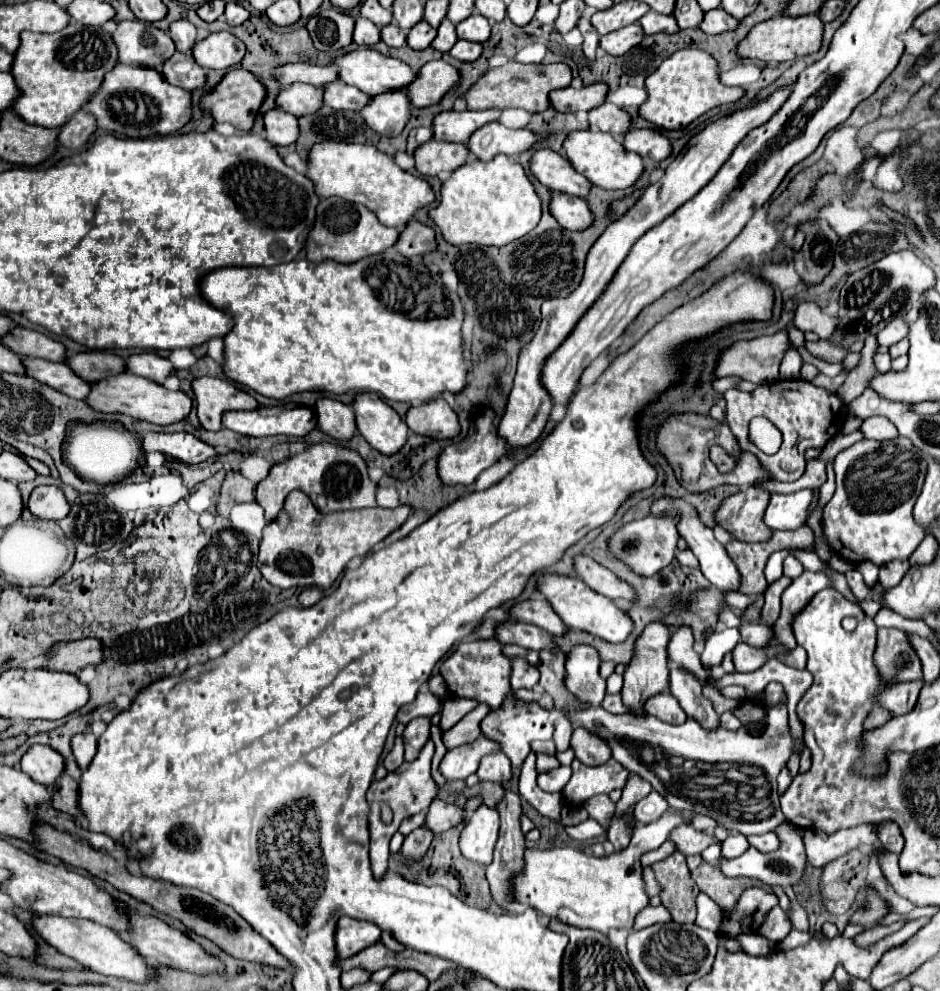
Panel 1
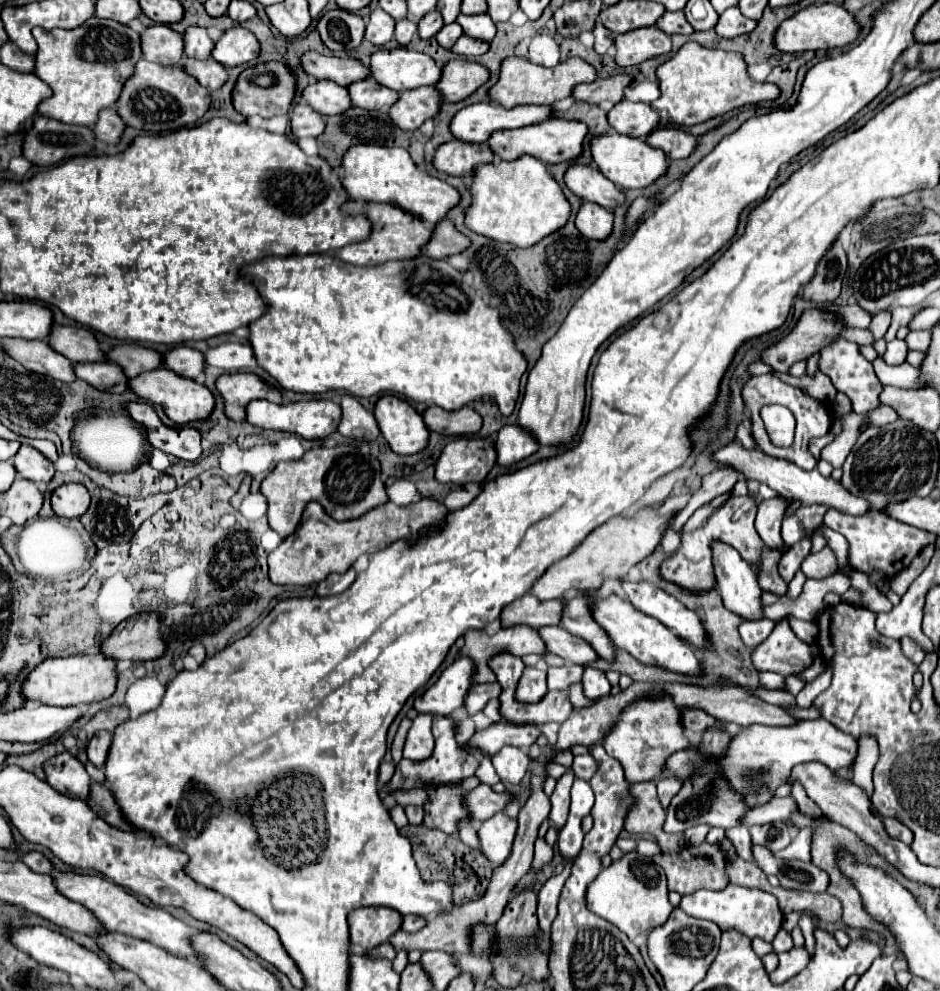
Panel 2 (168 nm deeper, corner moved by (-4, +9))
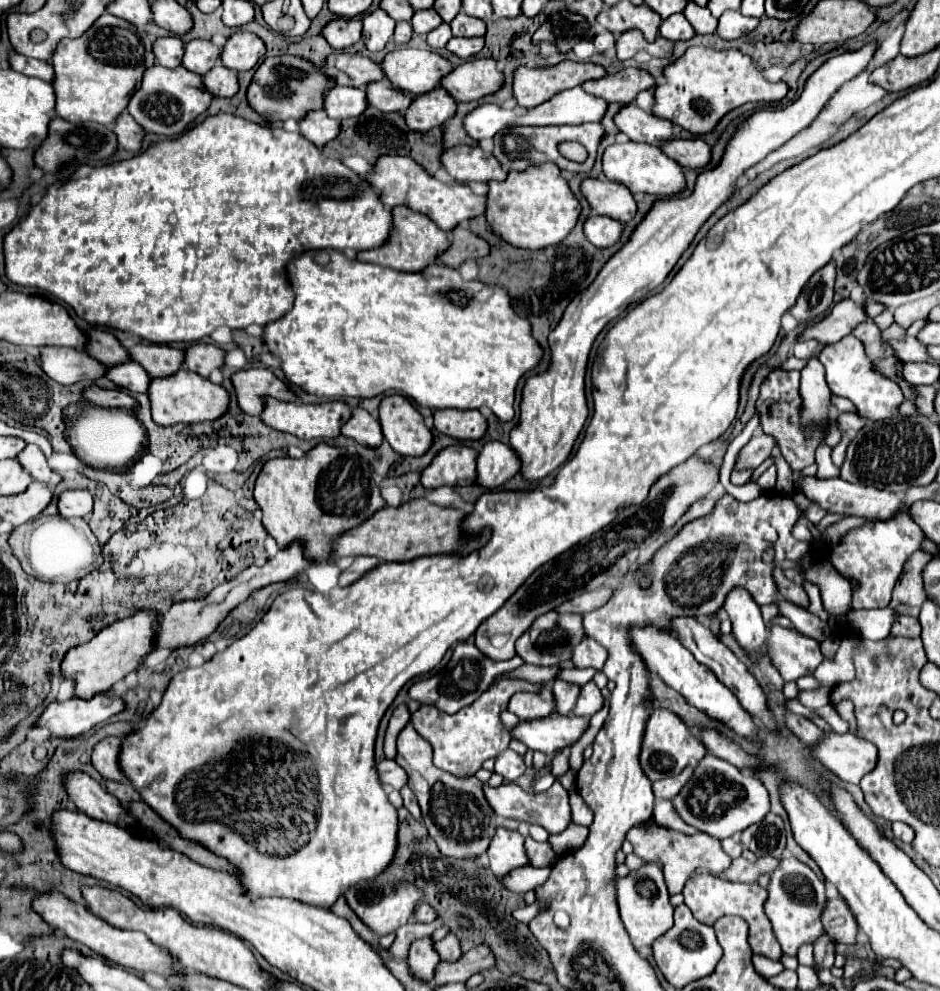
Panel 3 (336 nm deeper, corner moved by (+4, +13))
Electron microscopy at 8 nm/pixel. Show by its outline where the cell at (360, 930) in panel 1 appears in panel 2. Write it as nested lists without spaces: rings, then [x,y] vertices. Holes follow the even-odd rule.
[[[363,907],[363,909],[355,909],[349,915],[349,937],[353,945],[359,945],[363,951],[369,947],[377,947],[381,943],[385,943],[395,931],[401,929],[403,923],[403,915],[399,915],[399,911],[391,909],[391,907]]]

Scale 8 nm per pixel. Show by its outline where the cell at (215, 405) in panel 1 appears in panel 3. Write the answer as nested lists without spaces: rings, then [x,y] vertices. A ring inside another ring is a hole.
[[[243,369],[231,375],[231,383],[235,387],[237,405],[247,415],[259,415],[263,409],[261,397],[269,395],[281,401],[293,401],[293,391],[287,389],[283,381],[279,381],[269,369]]]

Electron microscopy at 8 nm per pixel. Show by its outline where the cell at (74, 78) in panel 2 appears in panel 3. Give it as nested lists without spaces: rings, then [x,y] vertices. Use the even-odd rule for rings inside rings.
[[[103,13],[81,37],[61,39],[51,57],[55,71],[53,89],[57,97],[55,115],[71,123],[93,121],[111,125],[115,115],[127,107],[131,91],[139,87],[143,71],[155,65],[151,43],[153,39],[143,29],[109,13]]]

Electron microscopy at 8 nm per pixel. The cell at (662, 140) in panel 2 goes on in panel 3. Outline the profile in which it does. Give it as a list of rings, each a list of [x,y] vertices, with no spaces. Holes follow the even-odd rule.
[[[695,137],[695,139],[671,139],[669,143],[663,141],[661,151],[665,151],[665,155],[675,159],[685,169],[705,167],[709,163],[709,155],[711,155],[711,147],[699,137]]]

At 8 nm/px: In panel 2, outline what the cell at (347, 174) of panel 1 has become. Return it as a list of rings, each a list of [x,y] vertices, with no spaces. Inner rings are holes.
[[[355,145],[345,153],[341,169],[345,171],[343,185],[353,199],[365,203],[391,203],[403,207],[403,211],[417,215],[431,227],[435,227],[439,219],[445,219],[449,209],[453,209],[461,201],[461,193],[455,187],[421,171],[403,147]]]

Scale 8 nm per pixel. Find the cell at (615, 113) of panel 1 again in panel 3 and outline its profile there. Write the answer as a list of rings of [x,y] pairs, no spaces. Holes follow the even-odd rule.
[[[635,103],[623,105],[617,115],[613,117],[619,131],[623,131],[631,141],[651,143],[659,145],[665,139],[673,139],[671,127],[673,123],[661,117],[655,117],[653,113],[647,113],[639,109]]]

